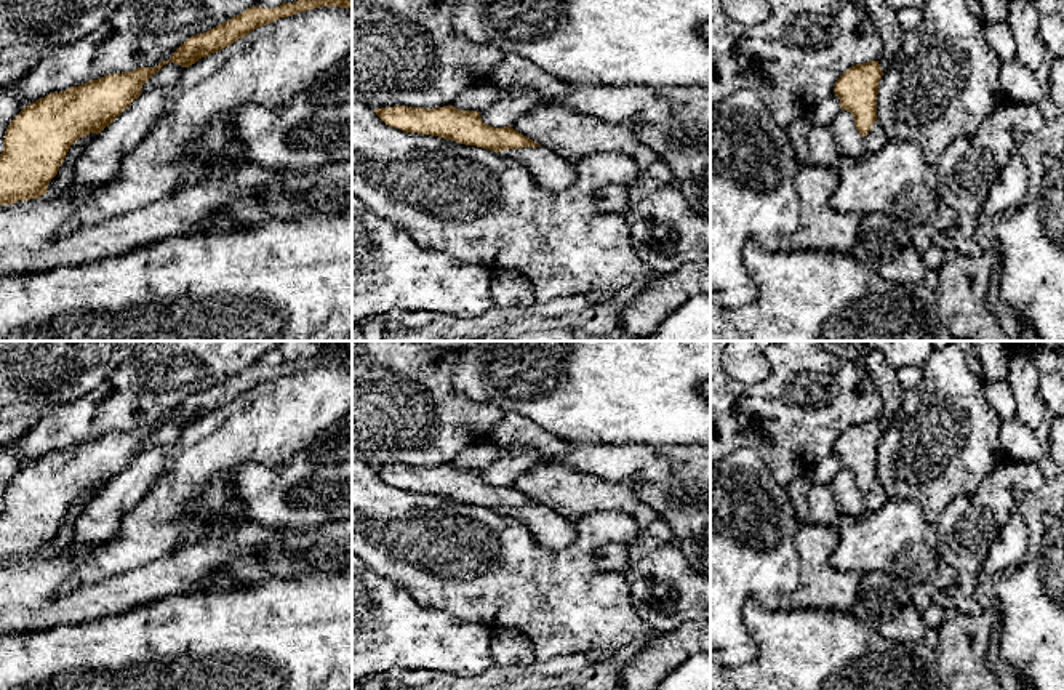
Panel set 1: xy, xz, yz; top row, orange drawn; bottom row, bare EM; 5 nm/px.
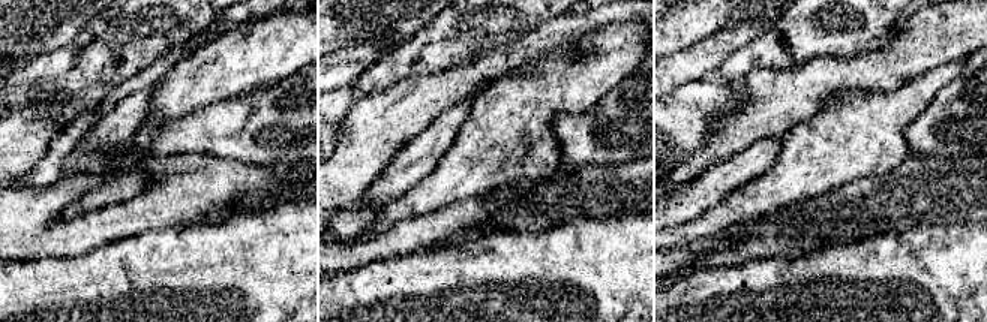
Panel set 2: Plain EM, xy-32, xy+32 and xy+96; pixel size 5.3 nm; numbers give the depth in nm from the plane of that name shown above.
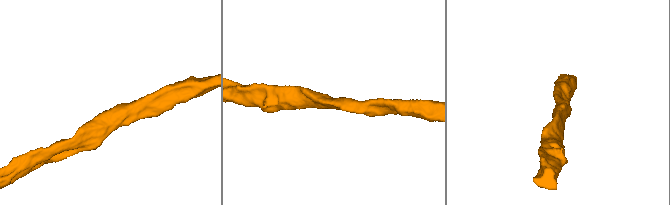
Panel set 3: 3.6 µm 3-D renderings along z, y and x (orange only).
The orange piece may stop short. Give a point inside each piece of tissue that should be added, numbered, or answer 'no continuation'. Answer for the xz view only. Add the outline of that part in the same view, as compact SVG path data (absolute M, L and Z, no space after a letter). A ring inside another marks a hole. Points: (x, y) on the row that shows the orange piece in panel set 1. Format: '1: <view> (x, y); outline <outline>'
no continuation

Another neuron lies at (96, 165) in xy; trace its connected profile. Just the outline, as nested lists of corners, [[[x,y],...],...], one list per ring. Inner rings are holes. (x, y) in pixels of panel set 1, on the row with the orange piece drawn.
[[[165,90],[136,98],[78,157],[69,187],[53,195],[77,195],[109,183],[120,162],[149,134],[163,112]]]

